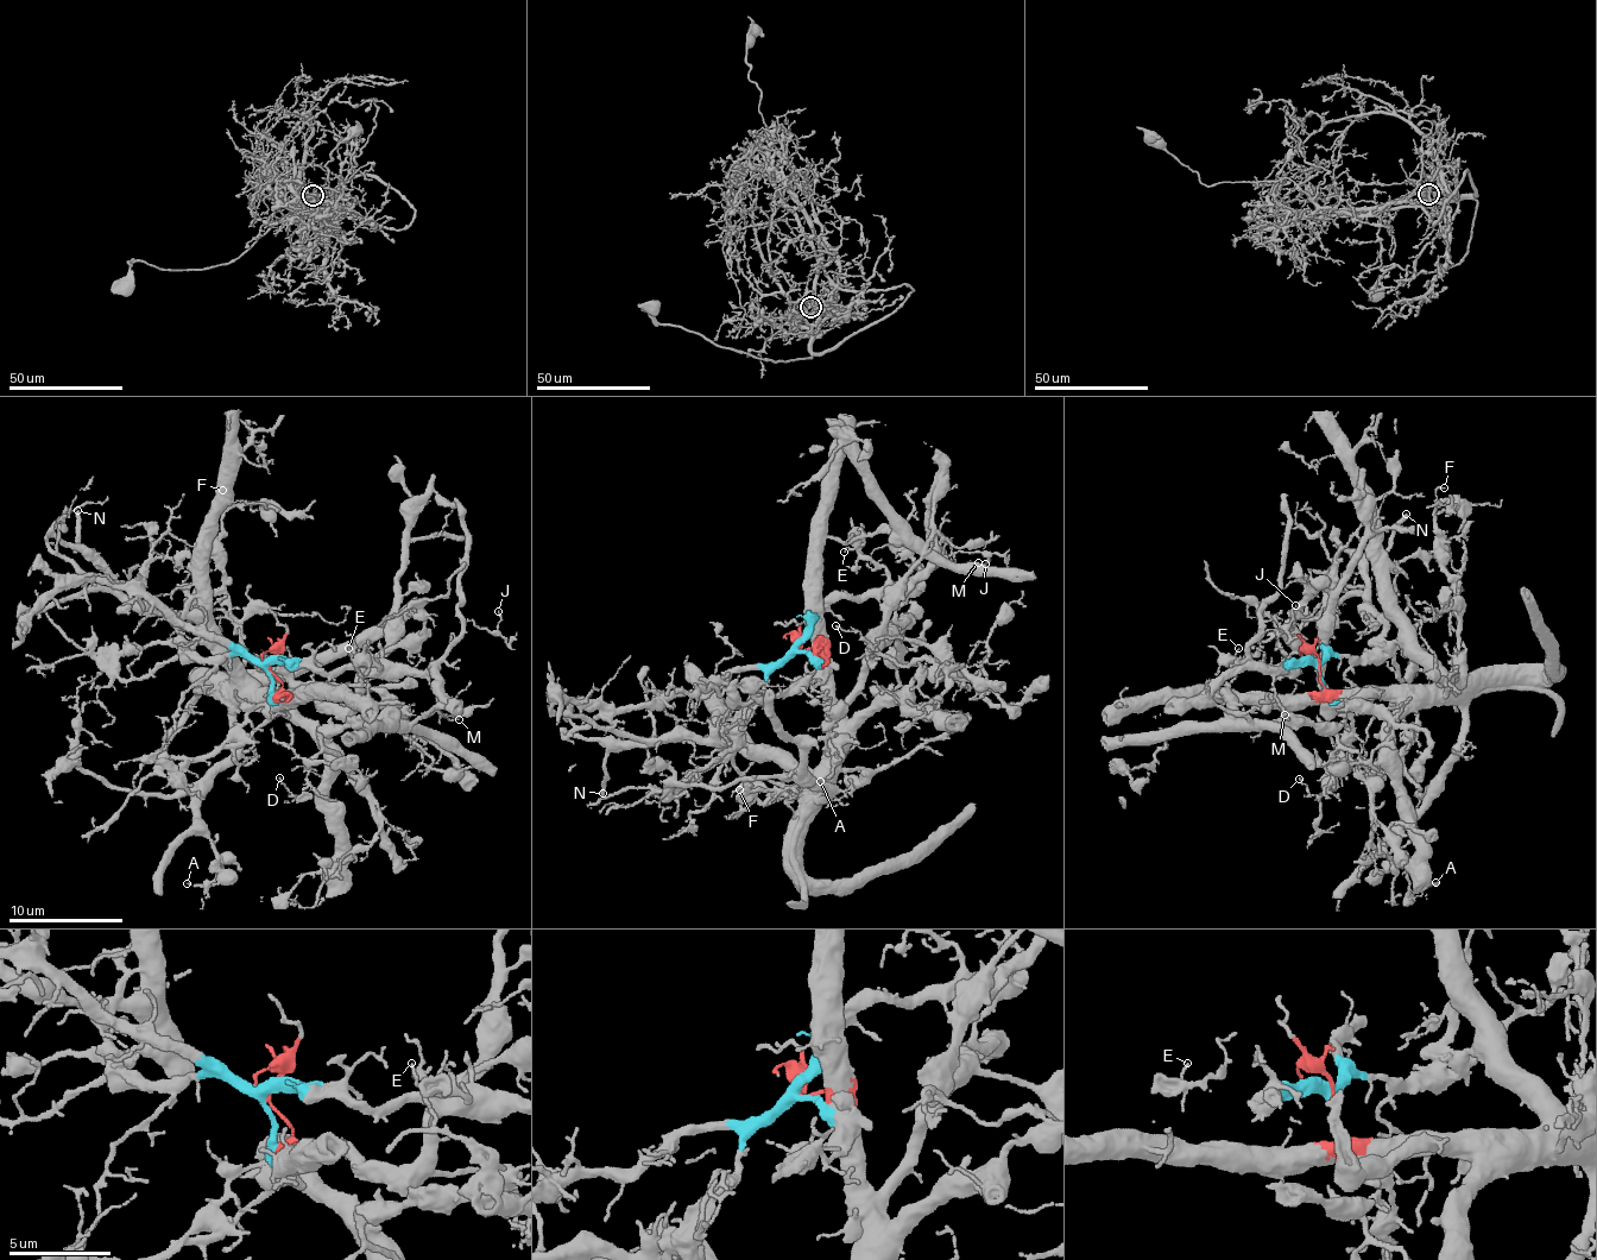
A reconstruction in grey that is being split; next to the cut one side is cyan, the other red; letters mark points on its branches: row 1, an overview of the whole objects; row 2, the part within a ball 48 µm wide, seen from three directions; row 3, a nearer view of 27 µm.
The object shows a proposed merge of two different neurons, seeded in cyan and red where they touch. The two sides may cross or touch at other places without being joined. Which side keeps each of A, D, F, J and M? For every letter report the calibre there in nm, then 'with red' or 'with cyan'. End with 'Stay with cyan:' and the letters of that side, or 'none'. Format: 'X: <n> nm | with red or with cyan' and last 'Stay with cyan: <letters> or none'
A: 120 nm | with red
D: 110 nm | with cyan
F: 110 nm | with red
J: 110 nm | with cyan
M: 100 nm | with cyan
Stay with cyan: D, J, M

